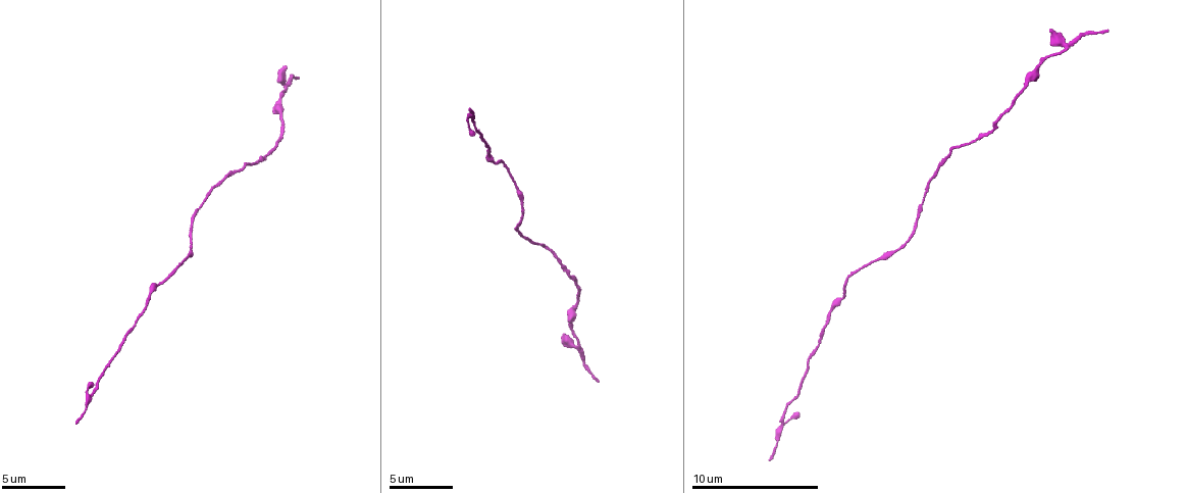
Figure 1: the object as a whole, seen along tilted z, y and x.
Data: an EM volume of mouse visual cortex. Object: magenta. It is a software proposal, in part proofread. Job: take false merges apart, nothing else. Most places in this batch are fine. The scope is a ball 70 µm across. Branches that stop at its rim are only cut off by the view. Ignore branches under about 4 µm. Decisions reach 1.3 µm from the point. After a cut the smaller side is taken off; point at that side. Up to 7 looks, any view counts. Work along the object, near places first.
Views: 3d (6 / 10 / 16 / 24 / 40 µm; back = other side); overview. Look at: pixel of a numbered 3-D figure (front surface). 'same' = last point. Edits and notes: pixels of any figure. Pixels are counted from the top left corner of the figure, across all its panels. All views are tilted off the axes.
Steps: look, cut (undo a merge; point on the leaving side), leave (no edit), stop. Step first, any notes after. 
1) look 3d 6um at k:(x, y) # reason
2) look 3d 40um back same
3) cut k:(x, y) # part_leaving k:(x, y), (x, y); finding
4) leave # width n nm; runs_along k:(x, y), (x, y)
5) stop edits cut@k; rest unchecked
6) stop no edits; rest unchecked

look 3d 10um at 1:(1040, 65) # thick turns thin

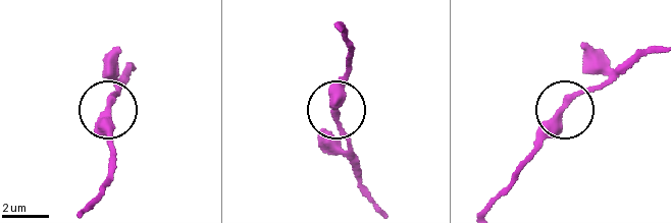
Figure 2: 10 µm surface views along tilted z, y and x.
look 3d 10um back at 2:(111, 106)

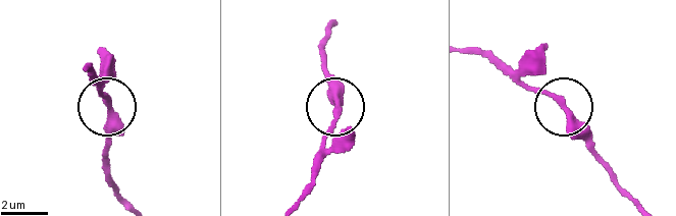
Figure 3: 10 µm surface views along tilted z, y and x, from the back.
leave # runs_along 3:(633, 201), (613, 182), (583, 124), (503, 65); one neuron here

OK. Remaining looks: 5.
look 3d 6um at 1:(147, 300) # thick turns thin

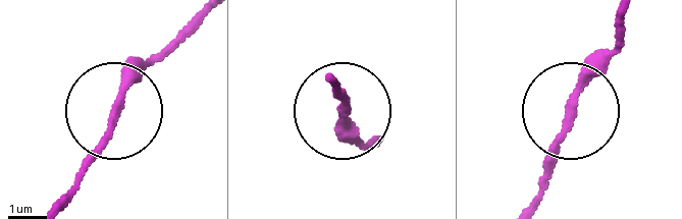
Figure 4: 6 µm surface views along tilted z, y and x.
leave # runs_along 4:(373, 138), (357, 137), (329, 84); continuous, no second neuron

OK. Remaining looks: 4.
look 3d 10um at 1:(782, 417) # thick turns thin

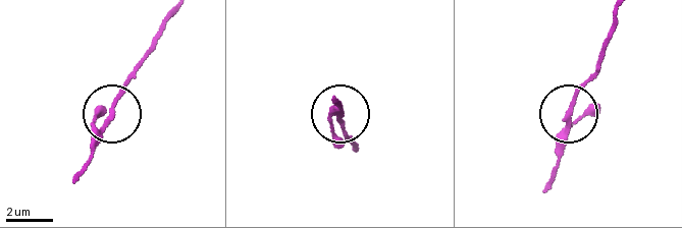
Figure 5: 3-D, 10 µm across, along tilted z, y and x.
leave # continuous, no second neuron

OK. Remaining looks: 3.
look 3d 10um at 1:(517, 184) # calibre changes

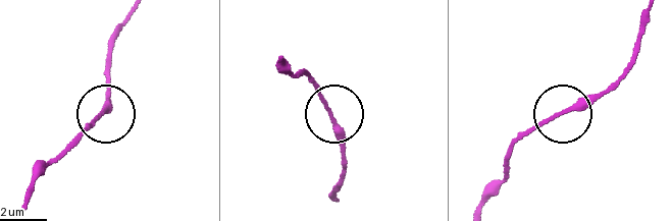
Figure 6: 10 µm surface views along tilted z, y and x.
leave # runs_along 6:(636, 49), (634, 64), (610, 88), (576, 99), (516, 141); one neuron here

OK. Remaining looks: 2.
stop no edits; rest unchecked

